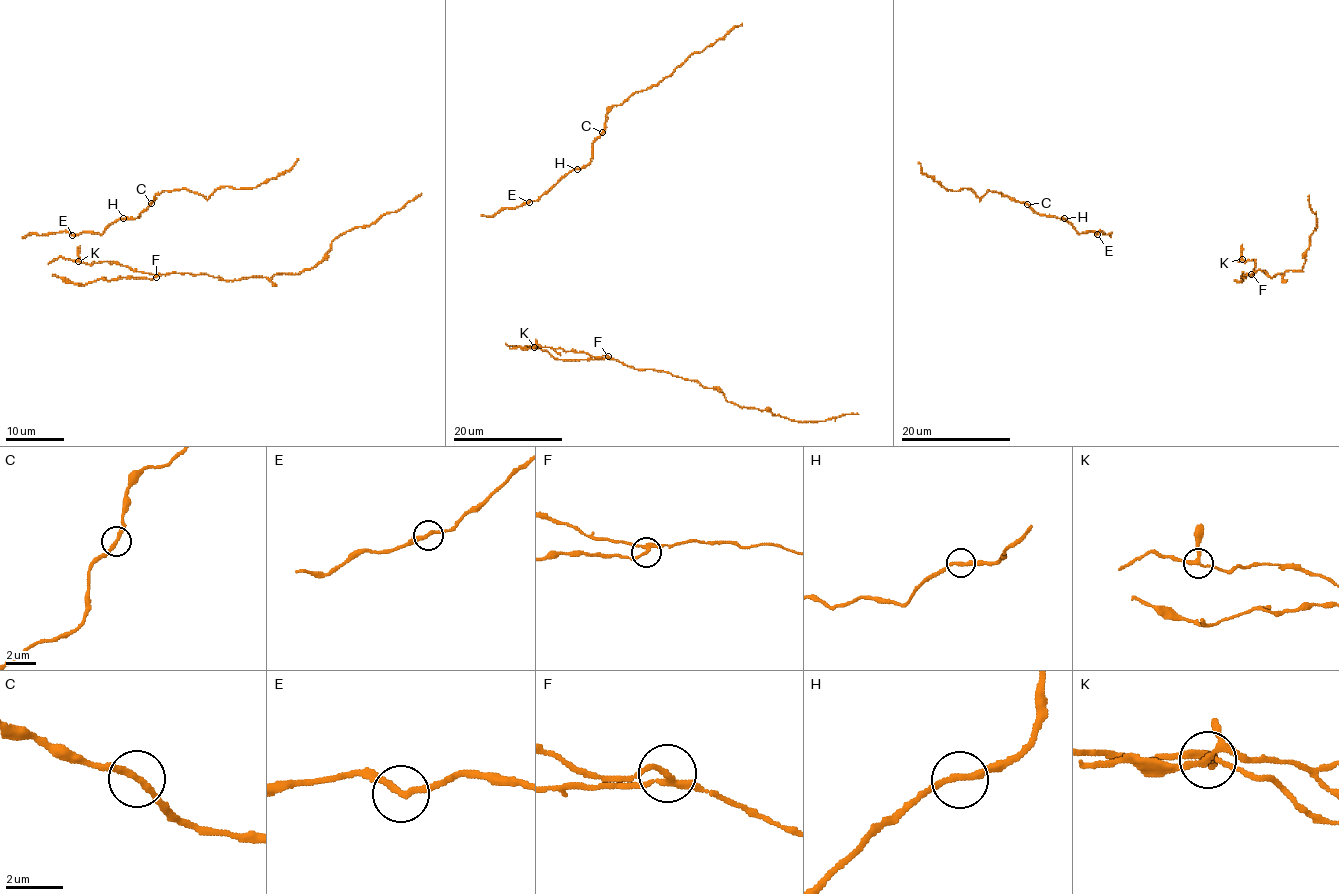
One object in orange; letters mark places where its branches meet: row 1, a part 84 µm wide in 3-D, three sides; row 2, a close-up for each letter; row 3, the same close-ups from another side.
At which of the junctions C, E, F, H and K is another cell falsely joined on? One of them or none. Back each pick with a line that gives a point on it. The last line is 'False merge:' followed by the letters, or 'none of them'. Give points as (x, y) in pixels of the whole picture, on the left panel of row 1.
F: Place: (156, 277)
False merge: F

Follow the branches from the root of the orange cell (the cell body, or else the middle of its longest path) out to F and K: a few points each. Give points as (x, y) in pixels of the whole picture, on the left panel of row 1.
F: (48, 263), (59, 257), (87, 264), (117, 261), (156, 277)
K: (48, 263), (59, 257), (78, 261)

